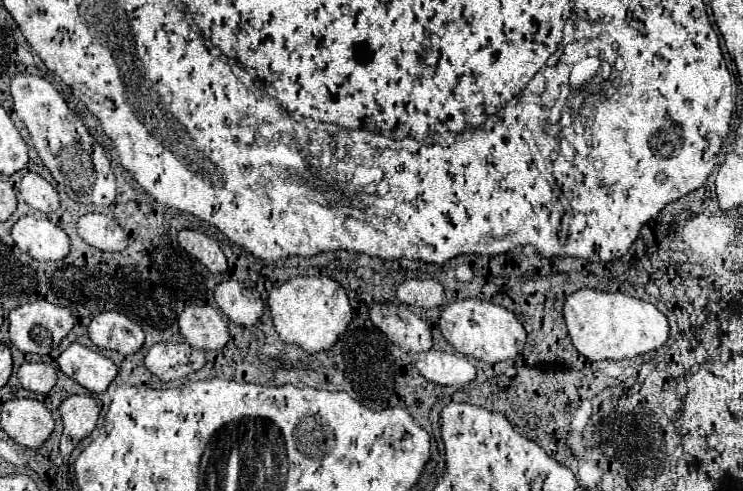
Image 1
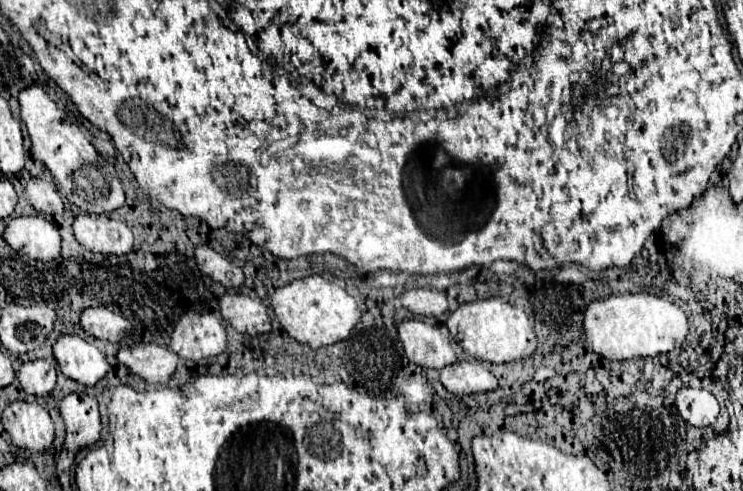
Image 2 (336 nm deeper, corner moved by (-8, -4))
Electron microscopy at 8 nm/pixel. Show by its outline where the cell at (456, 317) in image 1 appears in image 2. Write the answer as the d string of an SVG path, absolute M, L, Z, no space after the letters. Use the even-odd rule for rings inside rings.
M485 299L485 301L463 303L453 315L457 317L459 345L479 361L509 363L531 357L535 353L537 337L533 321L519 307L513 307L501 299Z

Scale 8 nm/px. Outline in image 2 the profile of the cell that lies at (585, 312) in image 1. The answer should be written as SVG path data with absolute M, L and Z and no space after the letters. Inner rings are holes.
M611 295L607 299L599 299L587 305L583 331L589 349L609 361L655 357L659 353L667 353L681 347L687 335L687 317L679 305L659 299L655 295Z

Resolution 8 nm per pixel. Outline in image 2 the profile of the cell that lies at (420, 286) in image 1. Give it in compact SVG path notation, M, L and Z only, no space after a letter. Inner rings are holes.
M411 289L401 295L403 307L413 315L441 317L447 311L447 297L437 289Z

